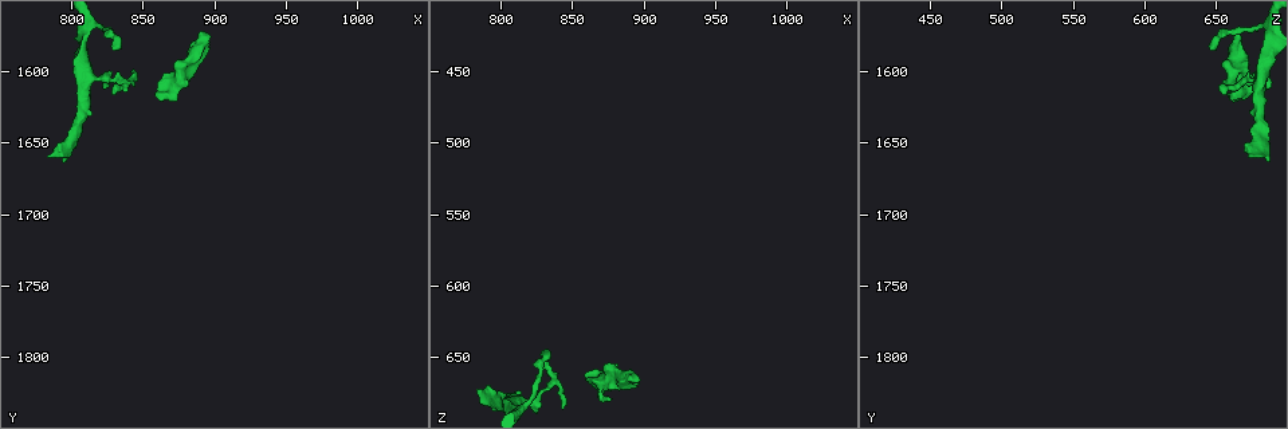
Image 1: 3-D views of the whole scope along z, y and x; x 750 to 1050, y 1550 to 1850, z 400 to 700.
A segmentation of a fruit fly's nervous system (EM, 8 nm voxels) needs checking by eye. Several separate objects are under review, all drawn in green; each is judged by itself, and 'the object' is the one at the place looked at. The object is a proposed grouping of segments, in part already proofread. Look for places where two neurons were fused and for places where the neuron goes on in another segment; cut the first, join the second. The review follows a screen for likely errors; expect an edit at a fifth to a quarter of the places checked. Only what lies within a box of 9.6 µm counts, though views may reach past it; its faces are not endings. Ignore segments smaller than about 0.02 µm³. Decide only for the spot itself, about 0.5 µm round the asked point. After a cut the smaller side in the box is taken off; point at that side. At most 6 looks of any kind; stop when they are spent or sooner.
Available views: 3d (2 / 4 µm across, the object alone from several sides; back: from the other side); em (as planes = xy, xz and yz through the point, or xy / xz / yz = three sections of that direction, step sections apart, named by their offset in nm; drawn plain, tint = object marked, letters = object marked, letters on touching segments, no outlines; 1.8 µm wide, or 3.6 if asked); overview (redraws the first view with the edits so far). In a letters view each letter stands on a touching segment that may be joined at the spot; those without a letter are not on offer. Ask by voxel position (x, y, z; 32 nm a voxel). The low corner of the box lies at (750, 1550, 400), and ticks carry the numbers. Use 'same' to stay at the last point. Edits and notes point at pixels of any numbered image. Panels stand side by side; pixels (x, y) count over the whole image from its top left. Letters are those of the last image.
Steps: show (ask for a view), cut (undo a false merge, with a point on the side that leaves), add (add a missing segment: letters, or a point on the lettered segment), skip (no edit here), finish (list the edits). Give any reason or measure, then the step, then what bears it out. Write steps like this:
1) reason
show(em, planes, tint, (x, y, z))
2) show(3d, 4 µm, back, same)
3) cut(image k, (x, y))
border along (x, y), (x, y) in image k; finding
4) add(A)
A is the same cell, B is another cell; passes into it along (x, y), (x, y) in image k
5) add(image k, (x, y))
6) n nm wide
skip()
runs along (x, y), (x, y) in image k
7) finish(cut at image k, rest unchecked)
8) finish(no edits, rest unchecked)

an open end
show(em, planes, letters, (784, 1658, 674))

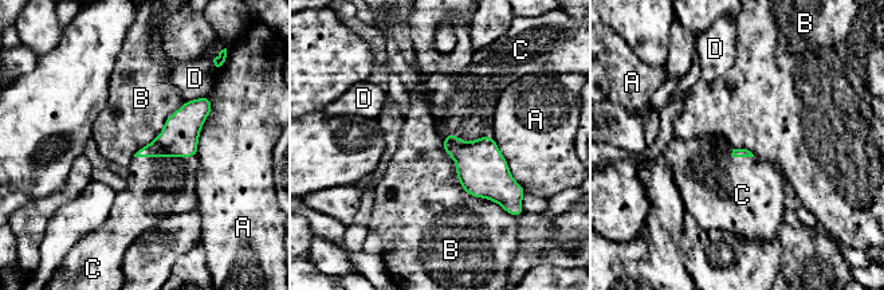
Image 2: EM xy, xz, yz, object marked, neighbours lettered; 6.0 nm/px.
B touches over 600 nm
add(C)
C is the same cell, A, B and D are other cells; the neuron continues

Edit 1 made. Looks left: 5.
branch stops here
show(em, planes, letters, (862, 1620, 660))

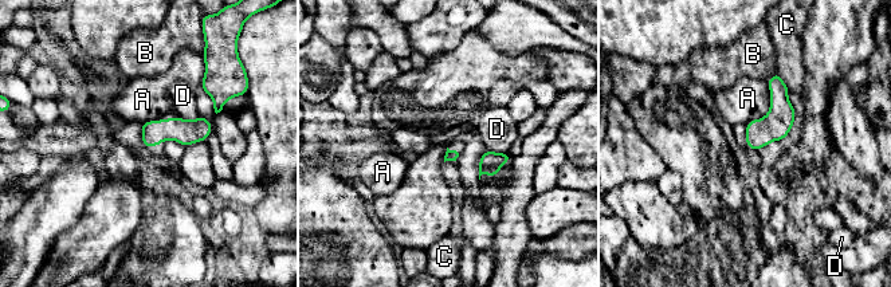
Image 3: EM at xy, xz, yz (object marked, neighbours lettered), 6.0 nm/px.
skip()
A, B, C and D are other cells; no lettered segment goes on from it

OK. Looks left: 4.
free end
show(em, planes, tint, (898, 1574, 666))

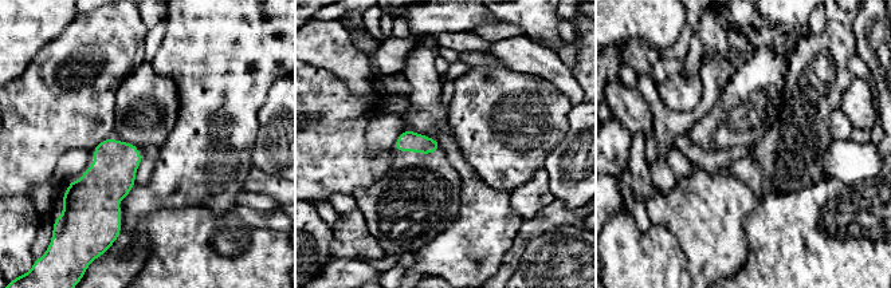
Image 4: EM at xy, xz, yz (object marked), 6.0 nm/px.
see the neighbours
show(em, planes, letters, same)

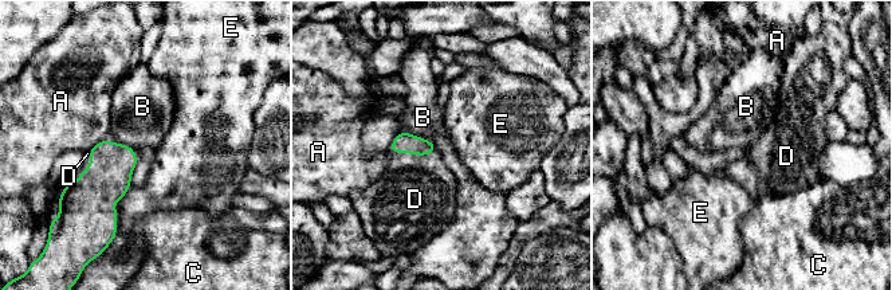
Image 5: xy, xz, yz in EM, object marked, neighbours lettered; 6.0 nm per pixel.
D touches over 280 nm
add(D)
D is the same cell, A, B, C and E are other cells; the neuron continues

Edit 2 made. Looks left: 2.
finish(add at image 2, add at image 5, rest unchecked)

